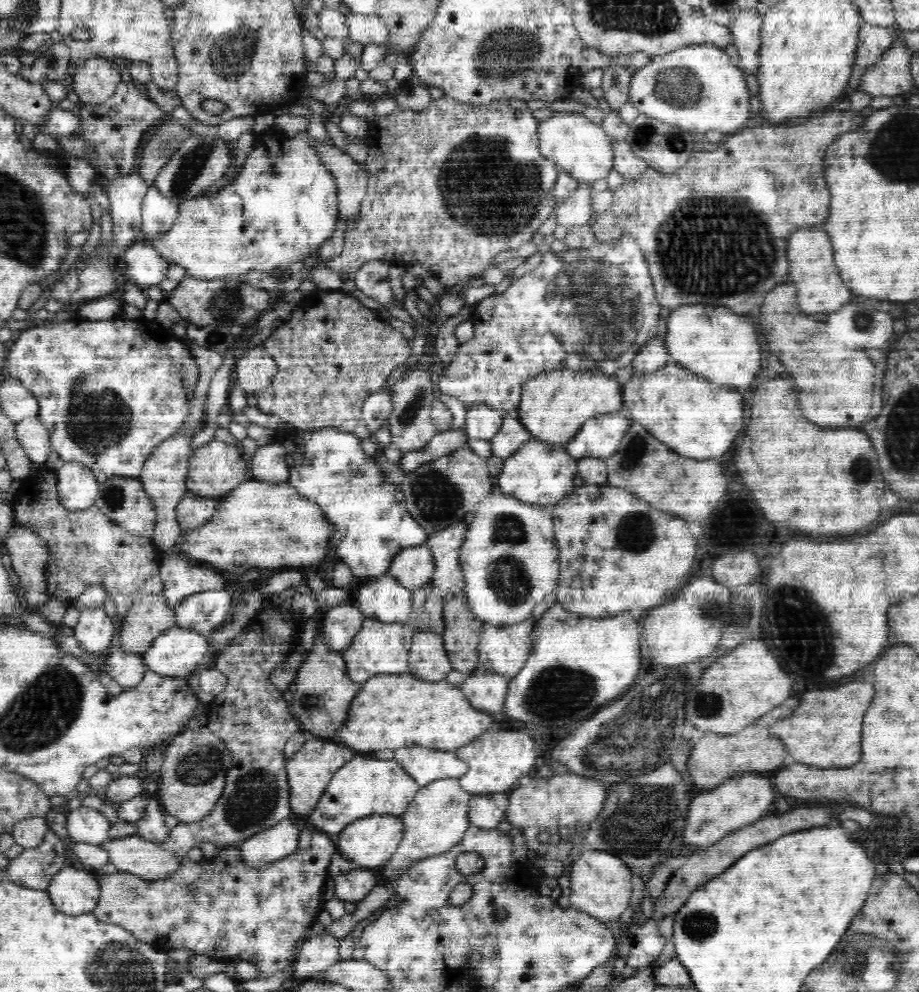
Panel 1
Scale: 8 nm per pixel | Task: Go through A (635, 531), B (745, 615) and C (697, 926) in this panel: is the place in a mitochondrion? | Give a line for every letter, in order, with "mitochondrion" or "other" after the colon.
A: mitochondrion
B: mitochondrion
C: mitochondrion

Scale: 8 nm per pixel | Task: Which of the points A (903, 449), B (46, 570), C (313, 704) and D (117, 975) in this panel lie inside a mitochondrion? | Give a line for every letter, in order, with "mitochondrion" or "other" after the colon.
A: mitochondrion
B: other
C: mitochondrion
D: mitochondrion

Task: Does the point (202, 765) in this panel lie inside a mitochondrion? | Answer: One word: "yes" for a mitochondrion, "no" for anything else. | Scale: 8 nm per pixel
yes

